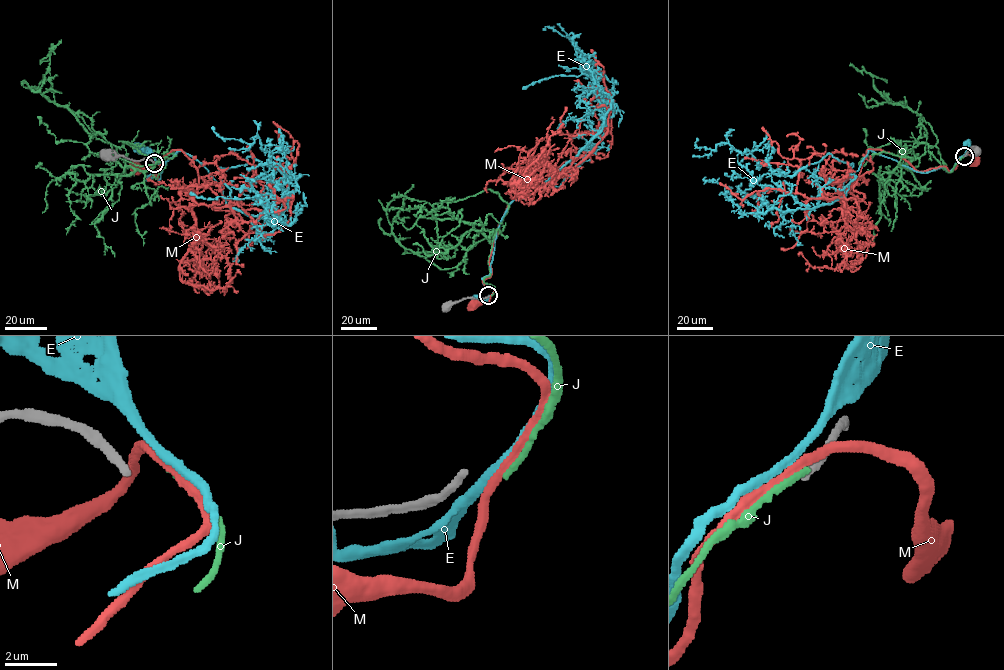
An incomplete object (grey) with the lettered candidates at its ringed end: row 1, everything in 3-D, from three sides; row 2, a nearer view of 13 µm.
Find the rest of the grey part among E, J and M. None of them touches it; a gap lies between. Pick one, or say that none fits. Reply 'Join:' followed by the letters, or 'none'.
Join: none

